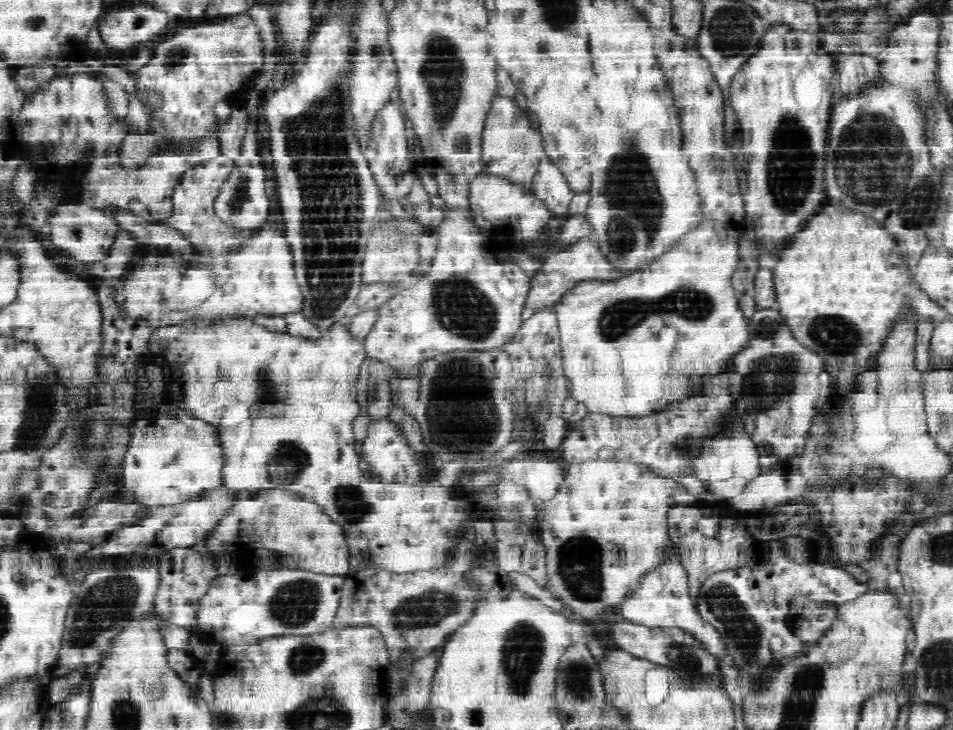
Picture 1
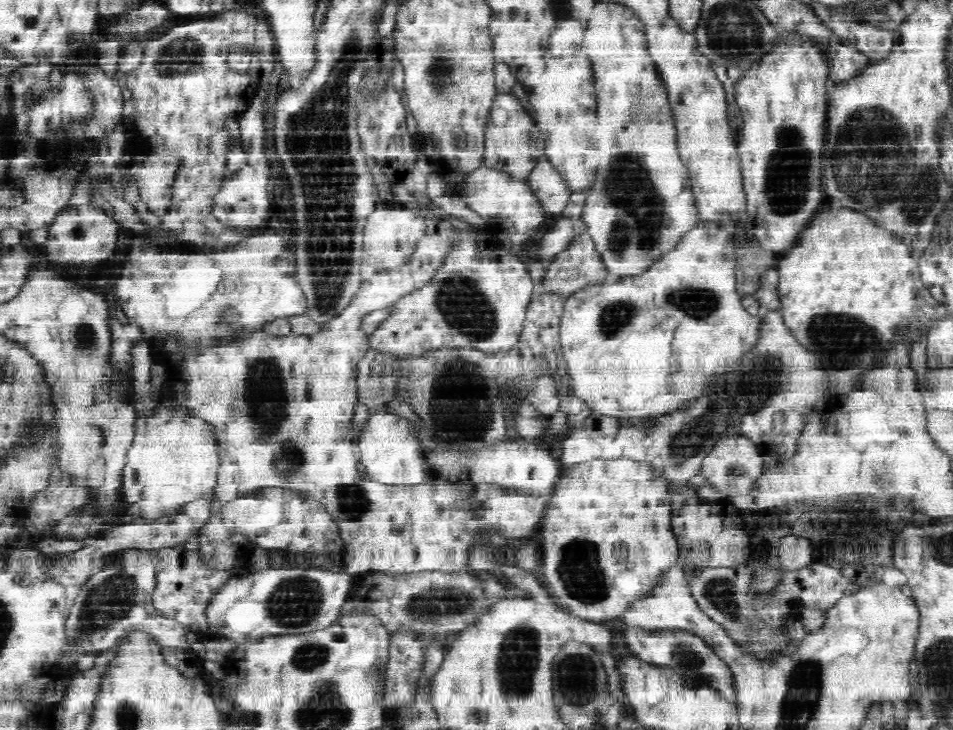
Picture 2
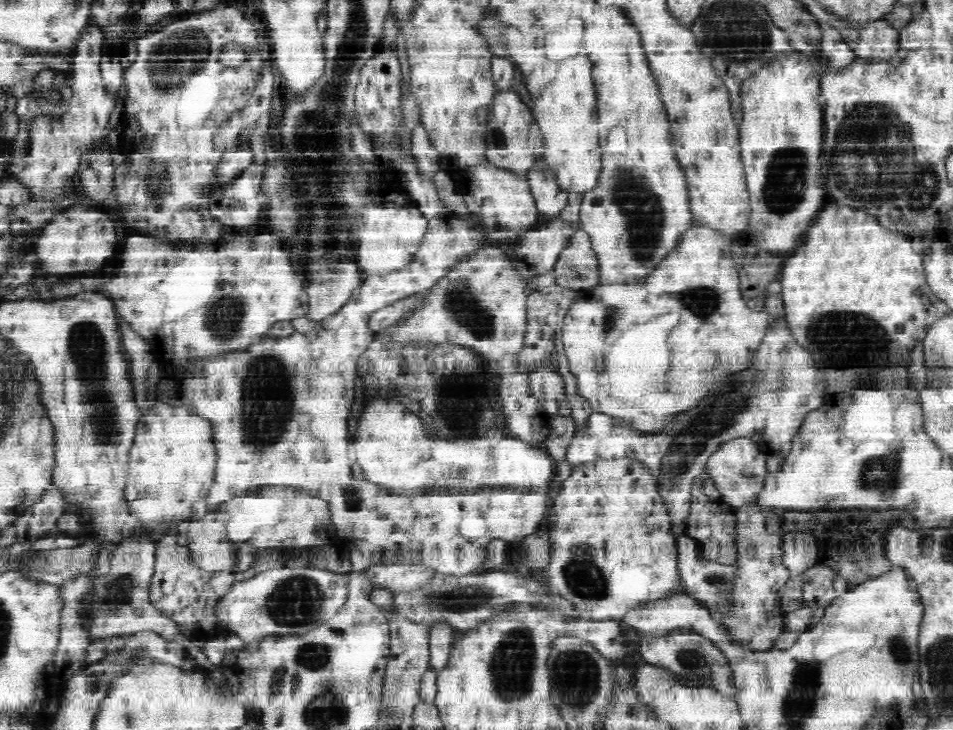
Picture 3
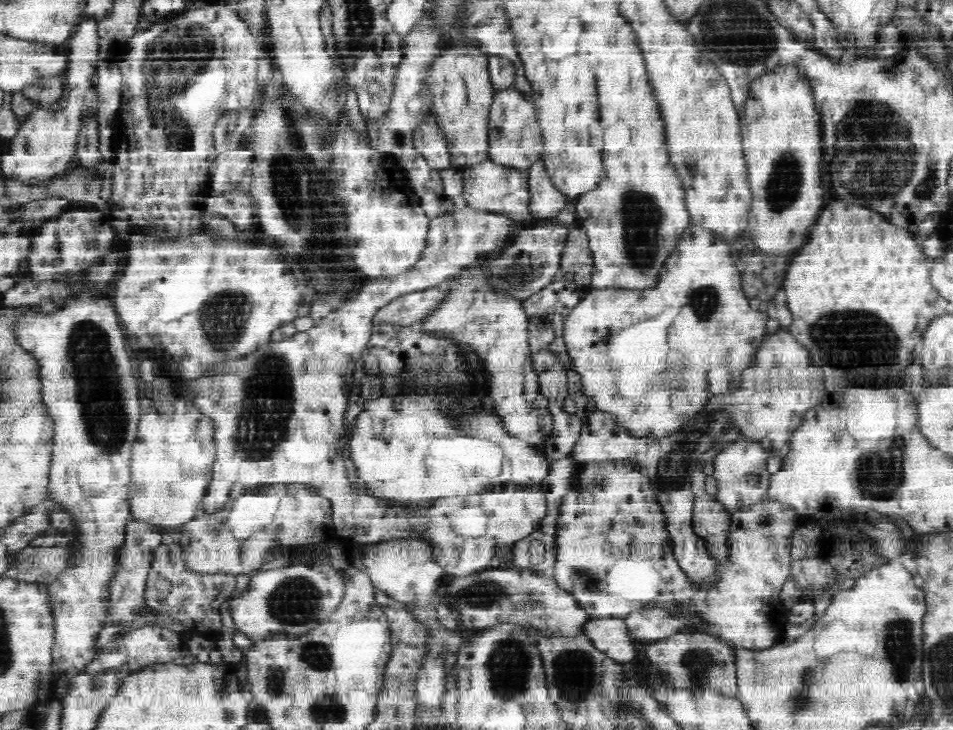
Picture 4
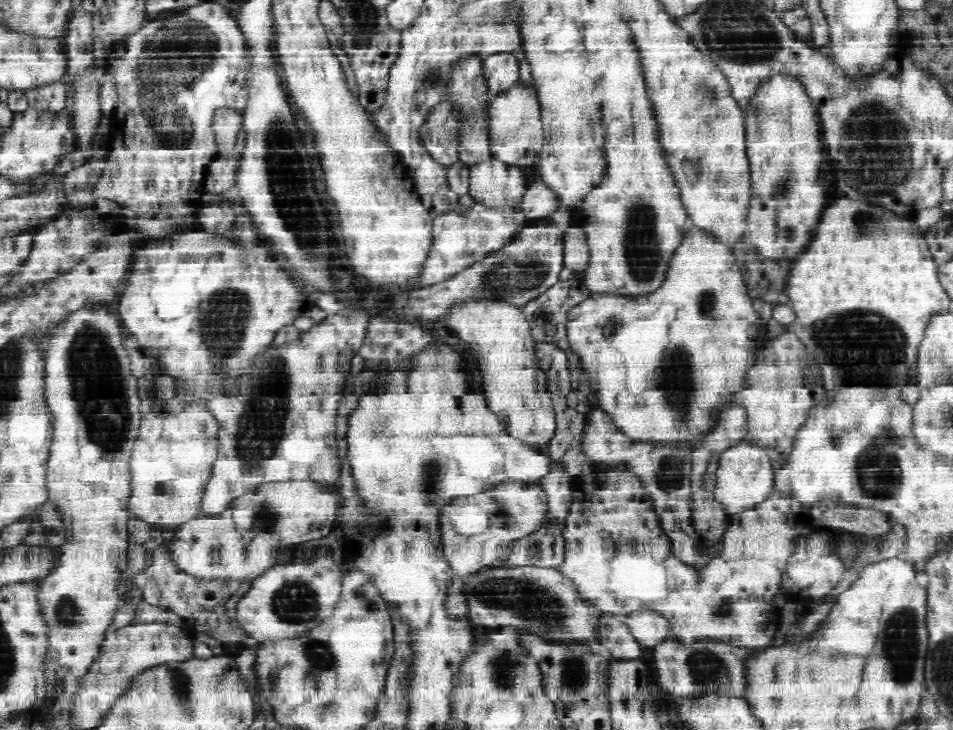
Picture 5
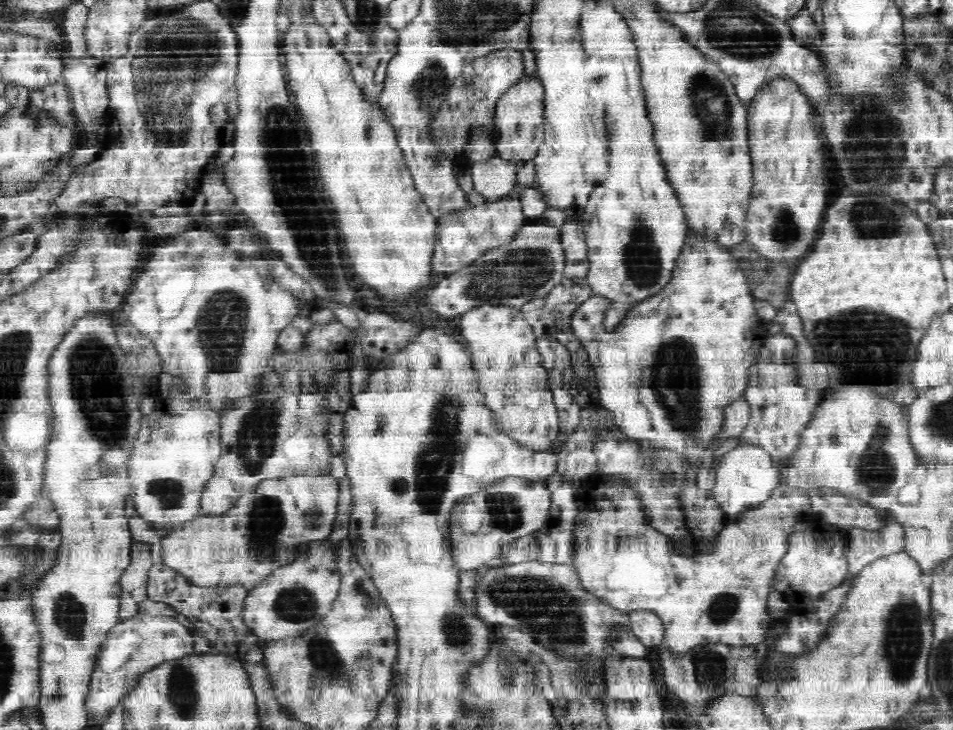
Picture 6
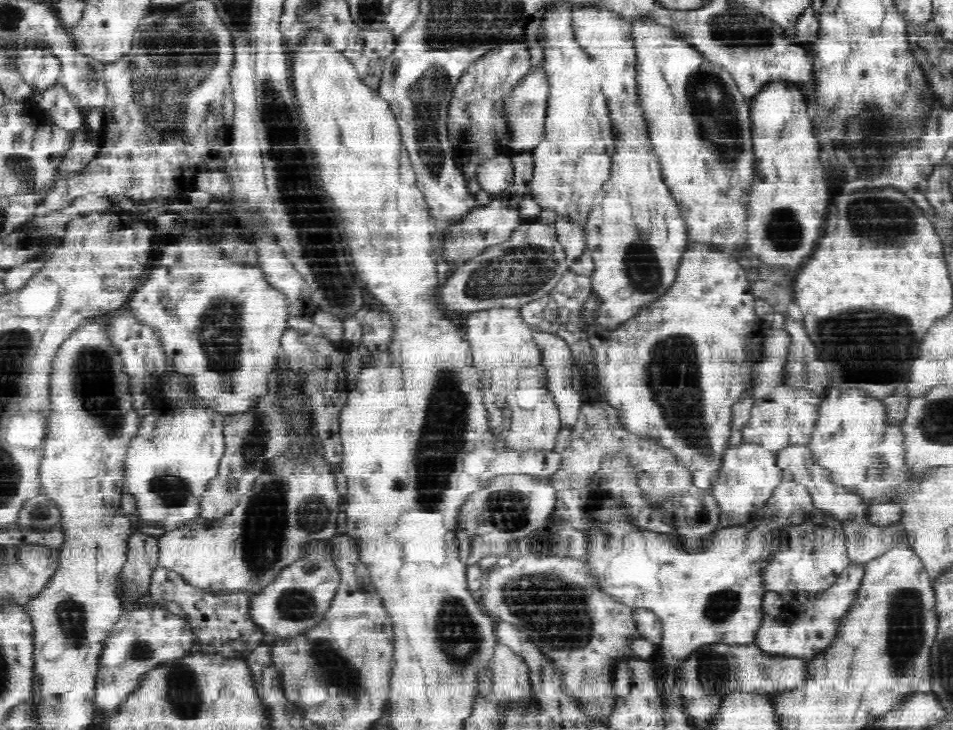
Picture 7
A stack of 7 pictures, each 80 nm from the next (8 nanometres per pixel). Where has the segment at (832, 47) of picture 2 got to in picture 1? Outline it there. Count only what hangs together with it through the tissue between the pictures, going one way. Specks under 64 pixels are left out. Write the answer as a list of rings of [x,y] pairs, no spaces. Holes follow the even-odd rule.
[[[839,49],[831,56],[834,63],[831,86],[837,96],[847,94],[850,90],[858,90],[864,83],[870,82],[879,64],[879,59],[869,55],[844,54]]]

